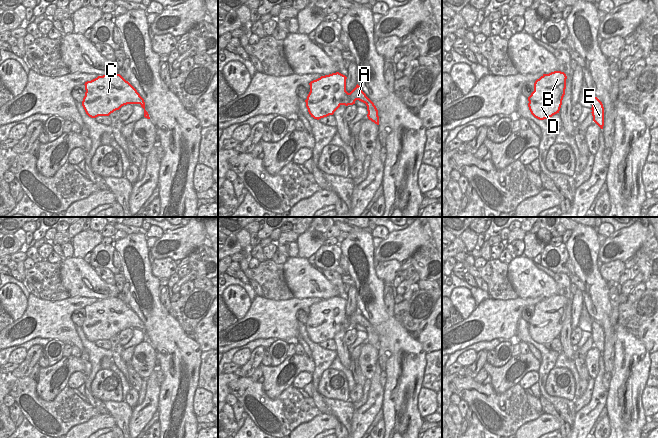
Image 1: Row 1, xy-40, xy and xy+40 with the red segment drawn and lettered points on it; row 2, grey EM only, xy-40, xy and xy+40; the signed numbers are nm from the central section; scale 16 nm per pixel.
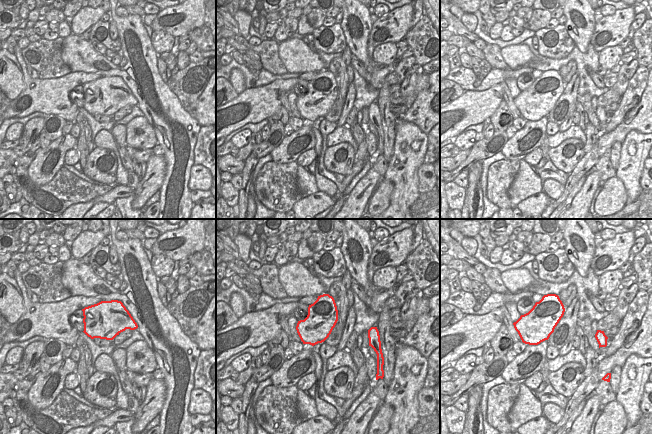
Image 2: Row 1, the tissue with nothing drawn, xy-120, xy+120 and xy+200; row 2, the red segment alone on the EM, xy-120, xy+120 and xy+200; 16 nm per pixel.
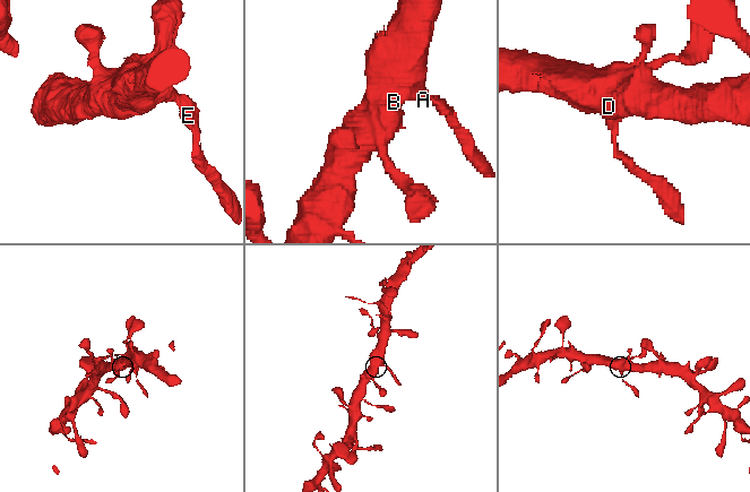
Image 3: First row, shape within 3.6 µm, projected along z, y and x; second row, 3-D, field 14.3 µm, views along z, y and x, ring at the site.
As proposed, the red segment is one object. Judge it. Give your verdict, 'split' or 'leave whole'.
split

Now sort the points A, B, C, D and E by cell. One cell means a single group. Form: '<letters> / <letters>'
A B C D / E

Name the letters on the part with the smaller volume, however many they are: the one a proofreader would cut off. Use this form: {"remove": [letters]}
{"remove": ["E"]}

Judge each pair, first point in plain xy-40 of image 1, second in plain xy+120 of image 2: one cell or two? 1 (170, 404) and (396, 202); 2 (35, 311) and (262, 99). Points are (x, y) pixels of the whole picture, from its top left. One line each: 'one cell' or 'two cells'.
1: one cell
2: one cell

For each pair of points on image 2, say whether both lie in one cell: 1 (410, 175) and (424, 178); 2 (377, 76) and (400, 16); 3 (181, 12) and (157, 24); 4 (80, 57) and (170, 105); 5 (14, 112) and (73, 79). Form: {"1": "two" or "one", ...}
{"1": "two", "2": "two", "3": "one", "4": "one", "5": "one"}

